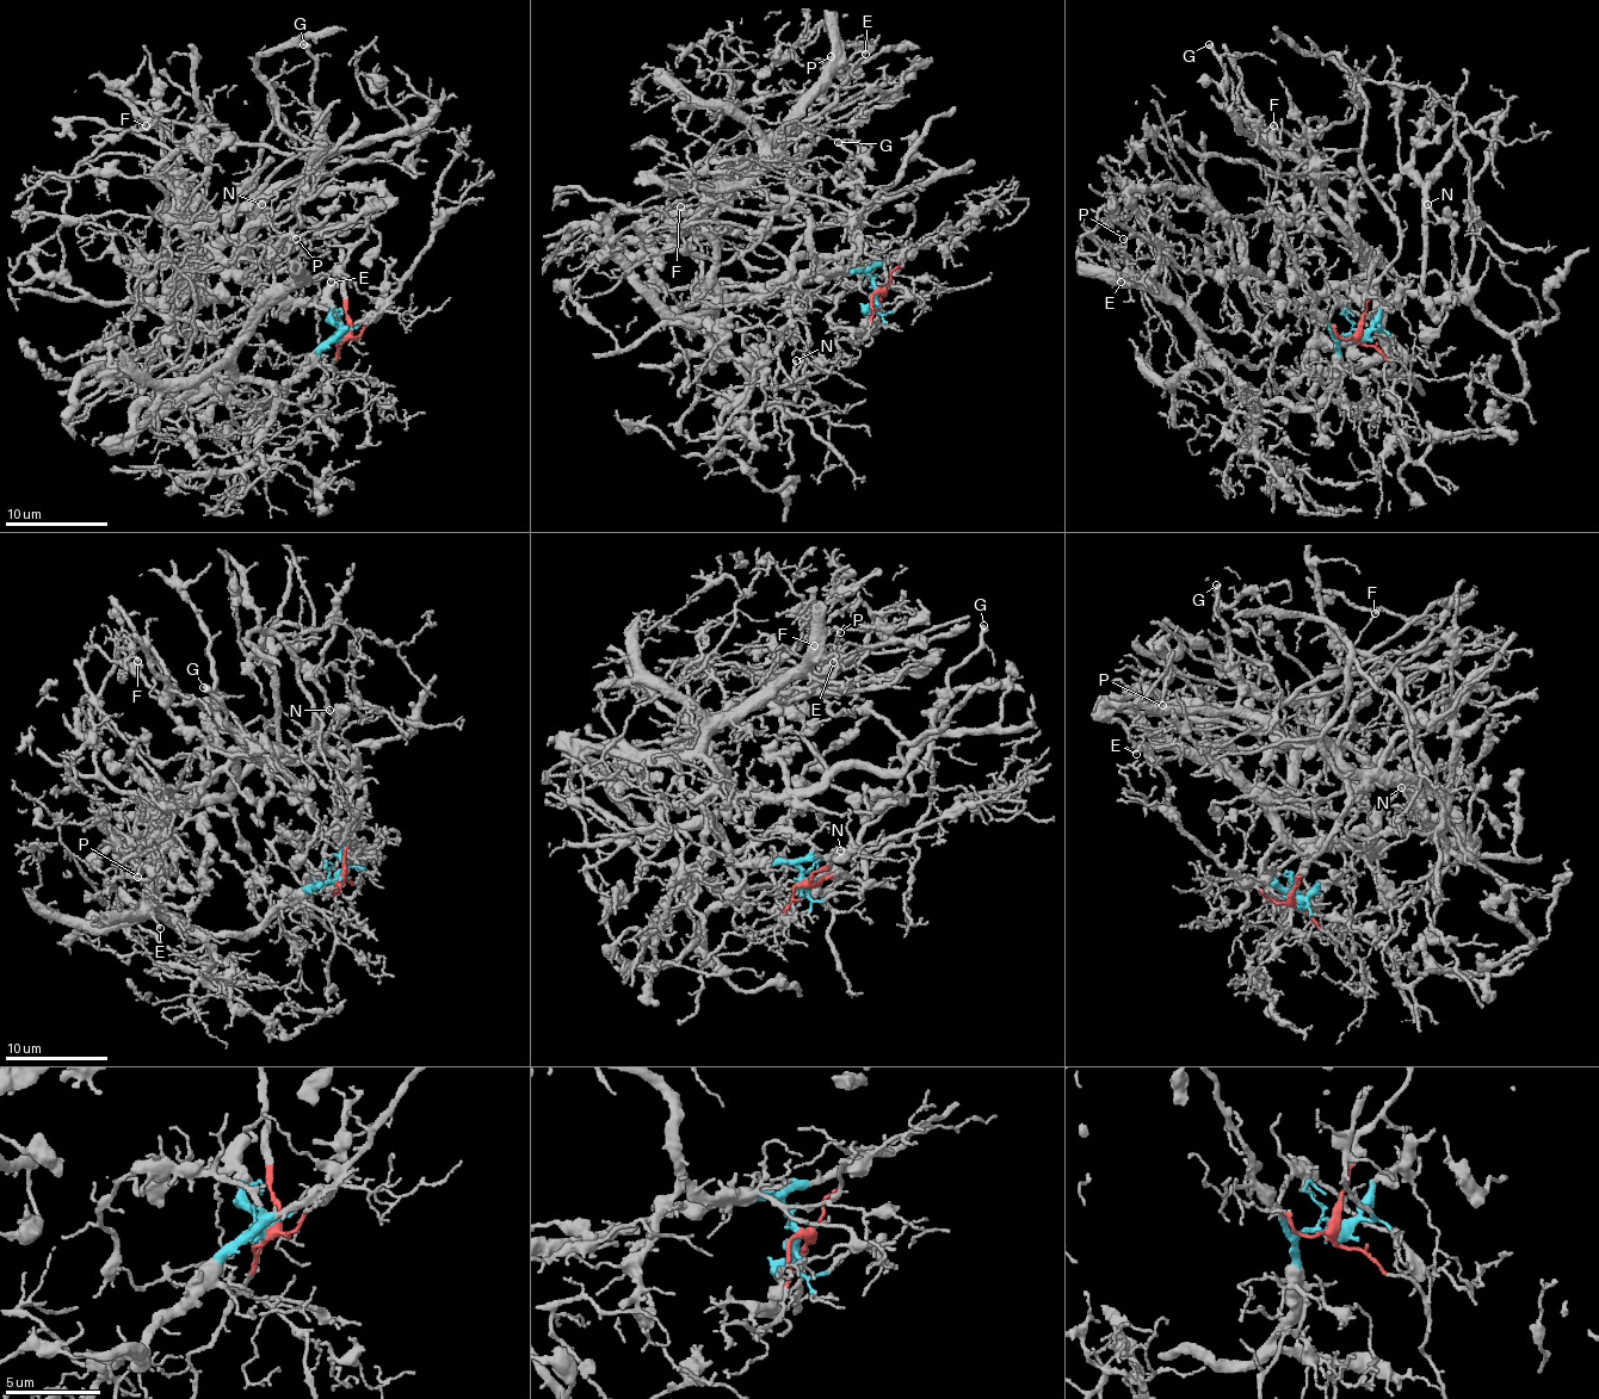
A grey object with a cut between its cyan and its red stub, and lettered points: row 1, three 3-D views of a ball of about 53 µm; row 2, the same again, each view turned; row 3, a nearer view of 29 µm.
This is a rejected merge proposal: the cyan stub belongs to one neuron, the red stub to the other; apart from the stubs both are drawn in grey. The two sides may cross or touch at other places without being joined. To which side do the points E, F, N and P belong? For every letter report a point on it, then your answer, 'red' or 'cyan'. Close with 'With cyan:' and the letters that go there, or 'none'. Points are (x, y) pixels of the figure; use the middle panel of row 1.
E: (865, 54) | cyan
F: (680, 206) | cyan
N: (796, 360) | cyan
P: (831, 56) | cyan
With cyan: E, F, N, P

